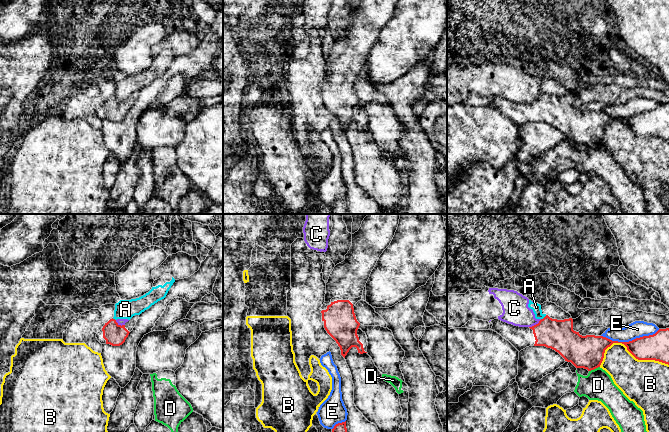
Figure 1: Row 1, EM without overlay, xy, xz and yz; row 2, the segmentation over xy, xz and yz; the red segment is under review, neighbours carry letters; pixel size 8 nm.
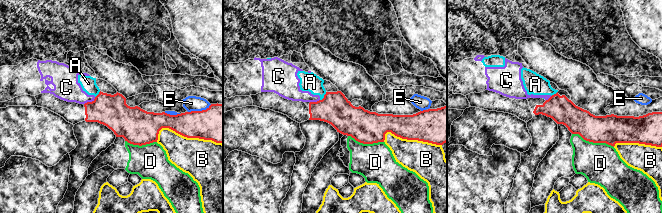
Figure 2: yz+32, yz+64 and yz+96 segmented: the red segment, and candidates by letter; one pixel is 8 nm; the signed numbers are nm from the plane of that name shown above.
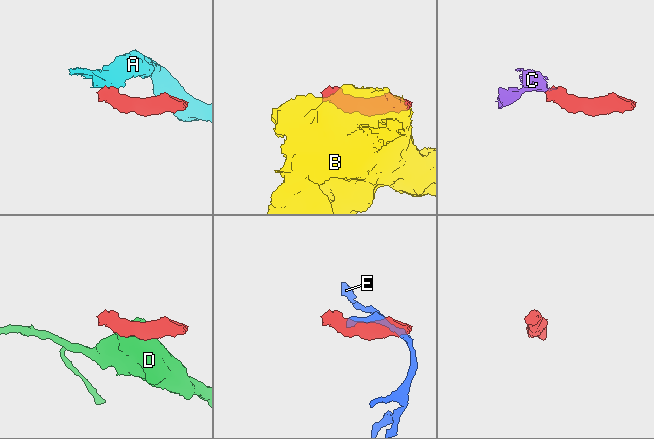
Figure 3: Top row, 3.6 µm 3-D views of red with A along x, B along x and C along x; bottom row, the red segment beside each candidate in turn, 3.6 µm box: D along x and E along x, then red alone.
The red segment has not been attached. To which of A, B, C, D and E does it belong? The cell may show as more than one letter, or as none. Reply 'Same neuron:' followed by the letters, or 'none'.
Same neuron: none

